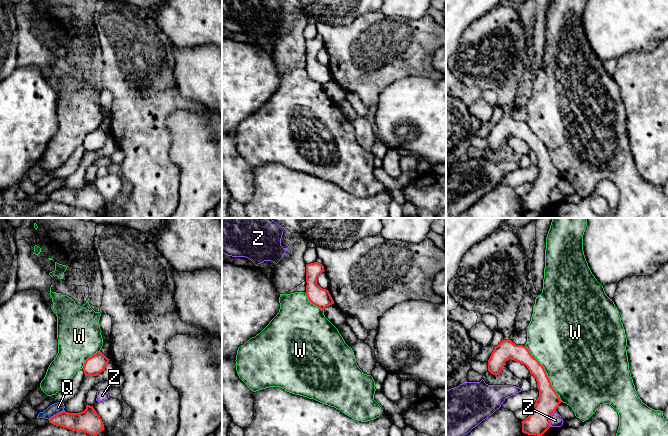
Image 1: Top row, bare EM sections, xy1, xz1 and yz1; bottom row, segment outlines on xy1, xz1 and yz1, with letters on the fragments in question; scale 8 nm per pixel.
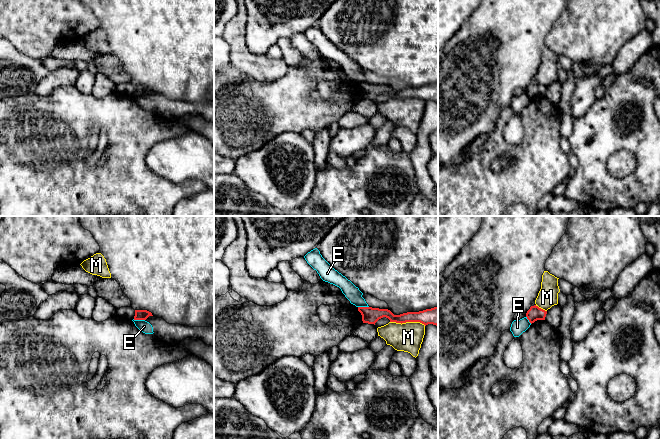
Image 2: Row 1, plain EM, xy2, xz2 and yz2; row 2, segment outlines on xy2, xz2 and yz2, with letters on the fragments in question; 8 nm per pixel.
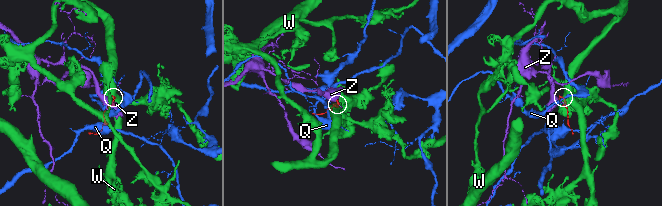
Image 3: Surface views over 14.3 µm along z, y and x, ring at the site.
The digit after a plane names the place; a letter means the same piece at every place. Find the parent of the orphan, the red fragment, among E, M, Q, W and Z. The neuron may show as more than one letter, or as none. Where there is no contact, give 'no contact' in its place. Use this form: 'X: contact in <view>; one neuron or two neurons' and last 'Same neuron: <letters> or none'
E: contact in xy2; two neurons
M: contact in xz2; two neurons
Q: contact in xy1; two neurons
W: contact in yz1; two neurons
Z: contact in yz1; two neurons
Same neuron: none

